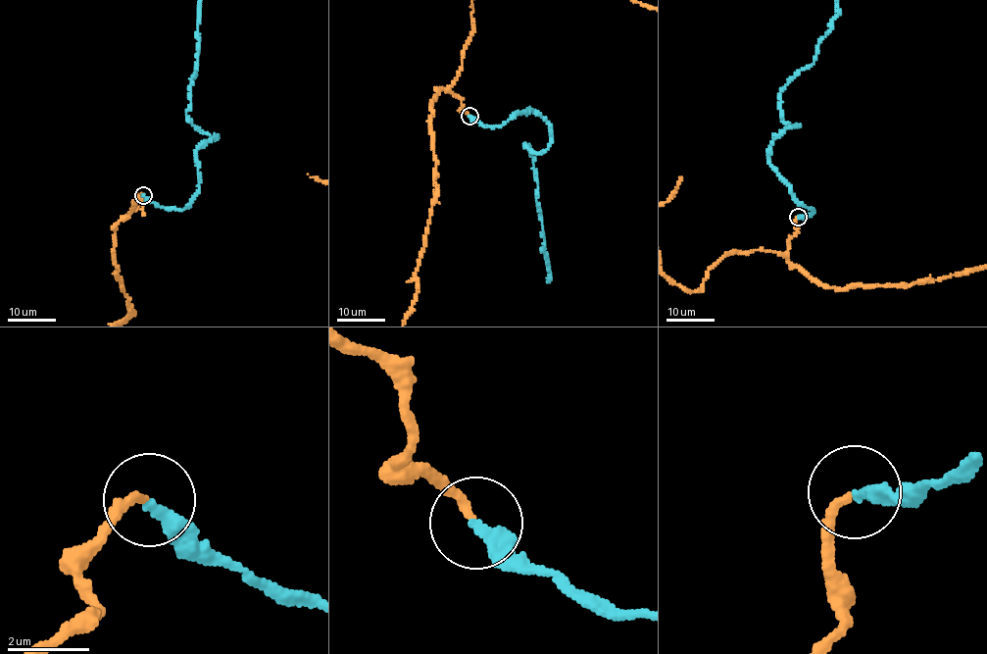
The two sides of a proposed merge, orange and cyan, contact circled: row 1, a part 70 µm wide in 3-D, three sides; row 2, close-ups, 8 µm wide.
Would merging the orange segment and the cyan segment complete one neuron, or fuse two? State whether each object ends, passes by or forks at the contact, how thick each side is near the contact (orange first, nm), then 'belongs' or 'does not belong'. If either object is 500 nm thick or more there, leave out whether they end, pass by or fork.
orange ends; cyan ends; calibres 220 and 260 nm; belongs

